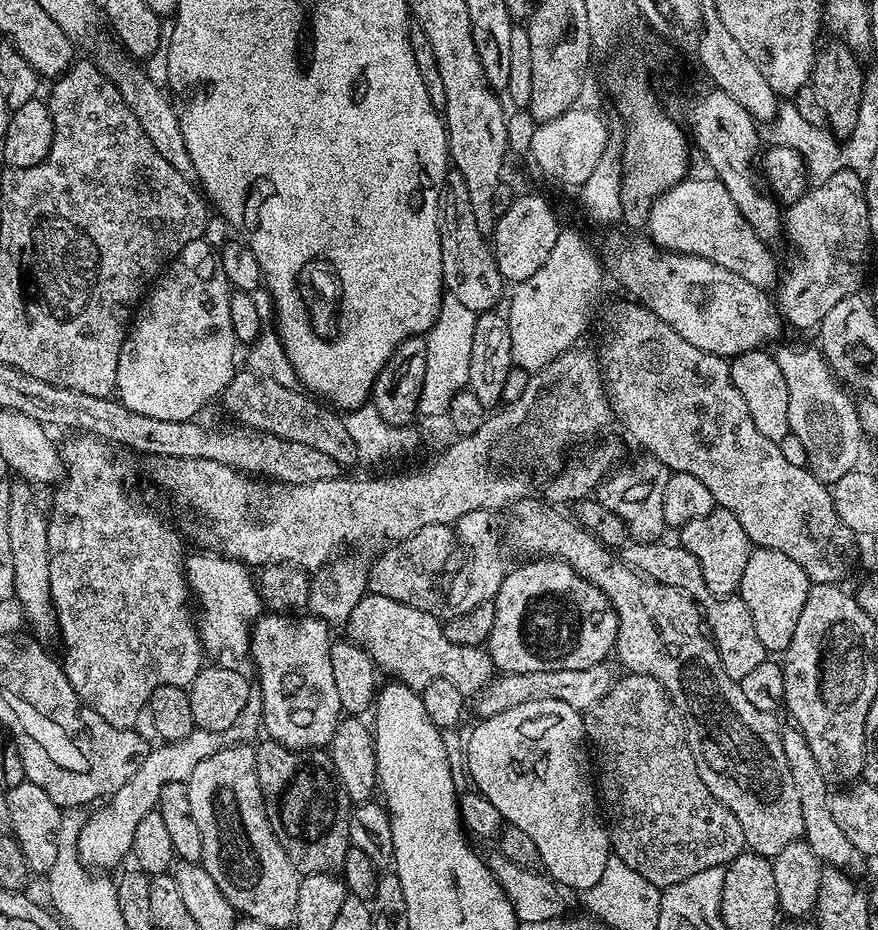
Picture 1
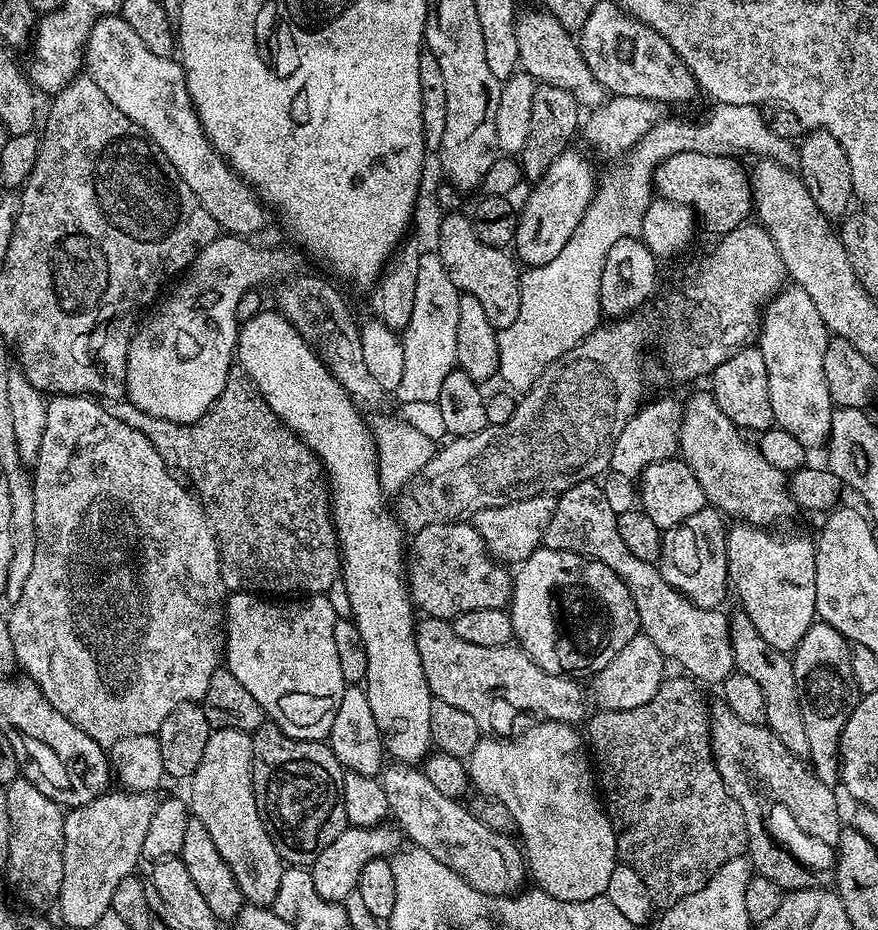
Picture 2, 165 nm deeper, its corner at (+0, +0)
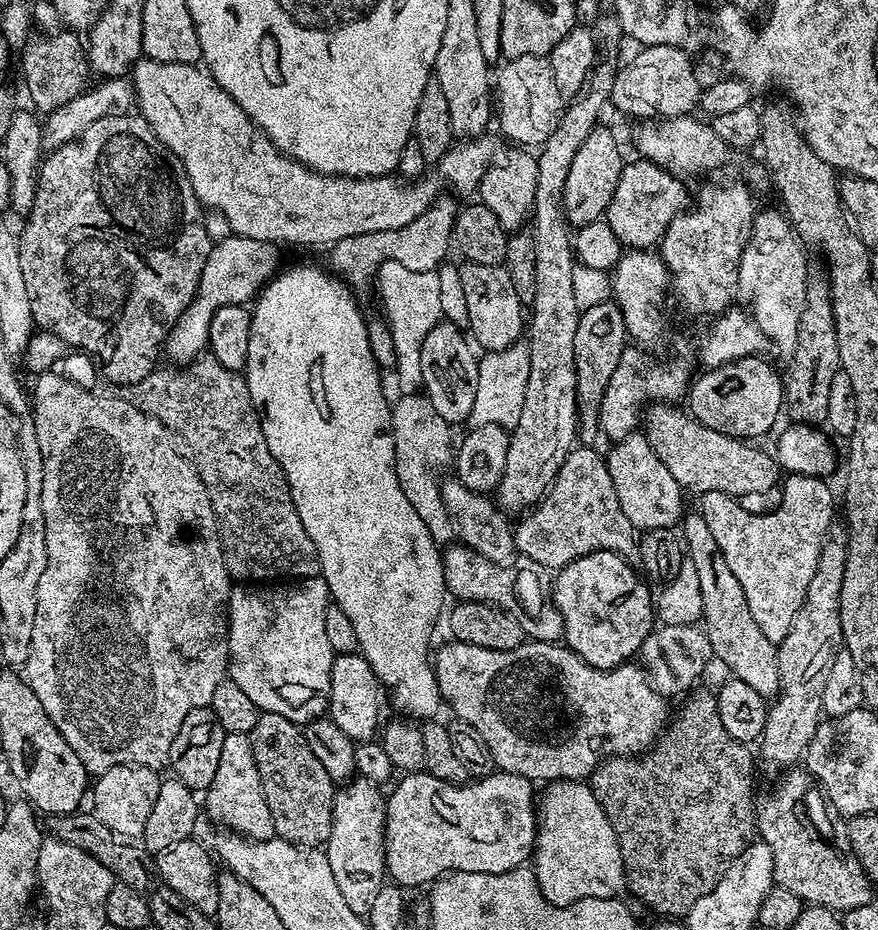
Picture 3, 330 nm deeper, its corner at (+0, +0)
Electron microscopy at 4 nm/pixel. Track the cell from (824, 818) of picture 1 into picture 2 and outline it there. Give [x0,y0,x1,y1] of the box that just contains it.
[728,610,810,757]

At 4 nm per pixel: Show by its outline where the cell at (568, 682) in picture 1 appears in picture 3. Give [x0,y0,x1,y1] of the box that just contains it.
[638,624,714,698]

